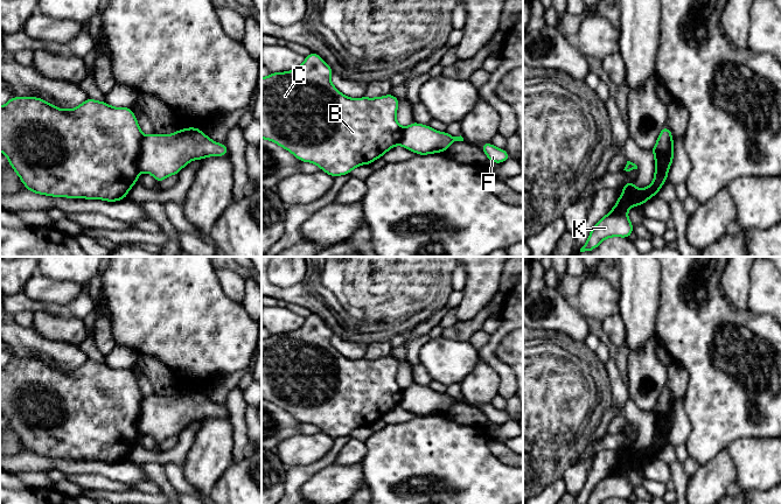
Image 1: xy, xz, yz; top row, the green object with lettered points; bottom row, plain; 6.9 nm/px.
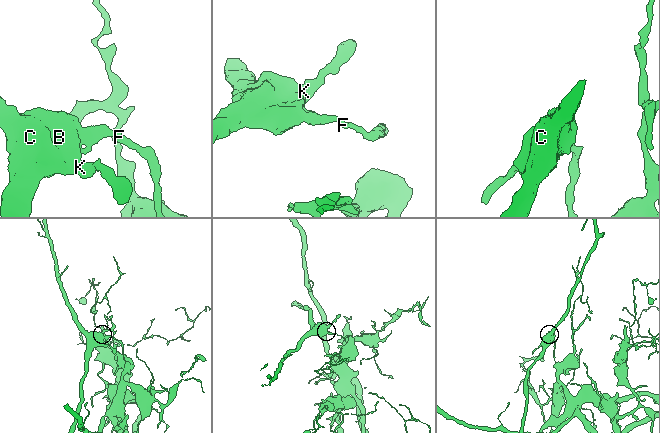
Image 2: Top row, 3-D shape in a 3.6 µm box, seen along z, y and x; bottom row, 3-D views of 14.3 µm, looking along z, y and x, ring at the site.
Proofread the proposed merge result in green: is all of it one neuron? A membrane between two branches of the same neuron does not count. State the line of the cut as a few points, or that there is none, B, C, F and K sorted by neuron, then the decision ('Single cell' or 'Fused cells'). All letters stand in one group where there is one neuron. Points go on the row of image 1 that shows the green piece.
Split along xy (144, 138), (140, 145), (139, 169). Groups: B C K / F. Fused cells

